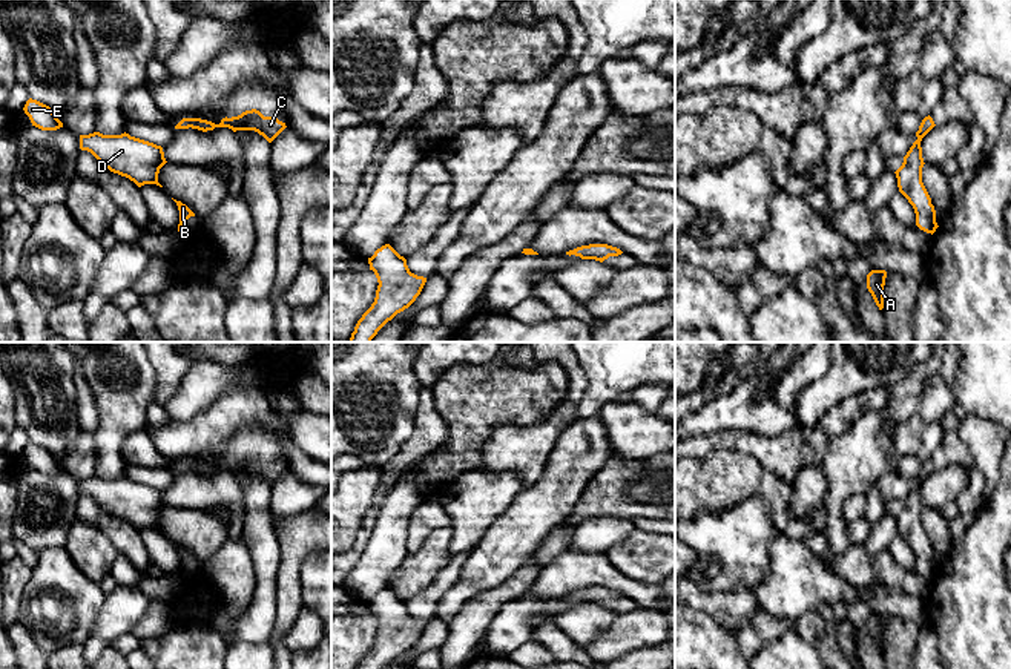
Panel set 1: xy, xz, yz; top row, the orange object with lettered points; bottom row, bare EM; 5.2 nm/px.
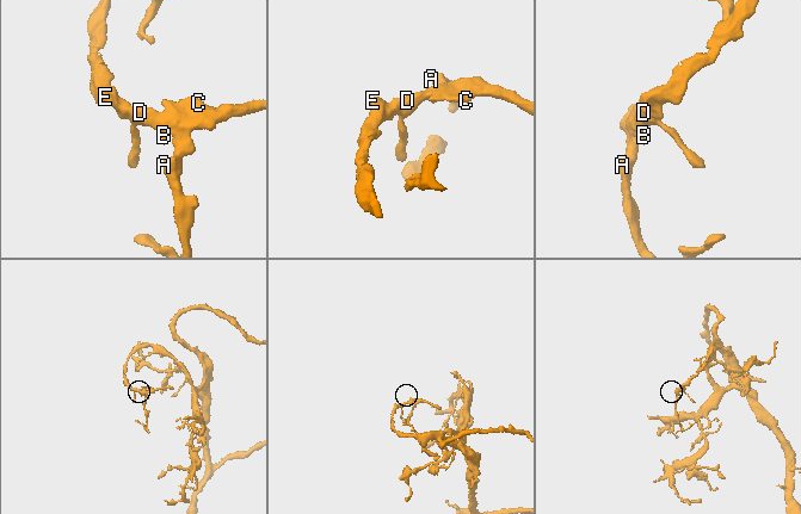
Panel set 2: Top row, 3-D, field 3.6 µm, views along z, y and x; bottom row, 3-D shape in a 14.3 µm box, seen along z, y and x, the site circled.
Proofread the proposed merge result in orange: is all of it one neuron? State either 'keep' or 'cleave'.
keep

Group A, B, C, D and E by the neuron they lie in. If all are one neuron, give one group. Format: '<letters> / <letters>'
A B C D E

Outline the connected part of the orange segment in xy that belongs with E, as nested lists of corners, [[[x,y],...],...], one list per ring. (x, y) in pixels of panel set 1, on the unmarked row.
[[[29,442],[23,454],[29,460],[32,470],[41,474],[57,474],[63,471],[63,466],[55,460],[54,454],[37,443]]]

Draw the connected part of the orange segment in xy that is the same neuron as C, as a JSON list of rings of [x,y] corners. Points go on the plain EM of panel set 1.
[[[245,454],[238,460],[222,462],[219,468],[215,468],[201,462],[183,462],[175,473],[198,473],[203,476],[213,474],[215,471],[229,471],[236,474],[255,474],[272,486],[287,470],[275,460],[264,460],[259,454]]]

